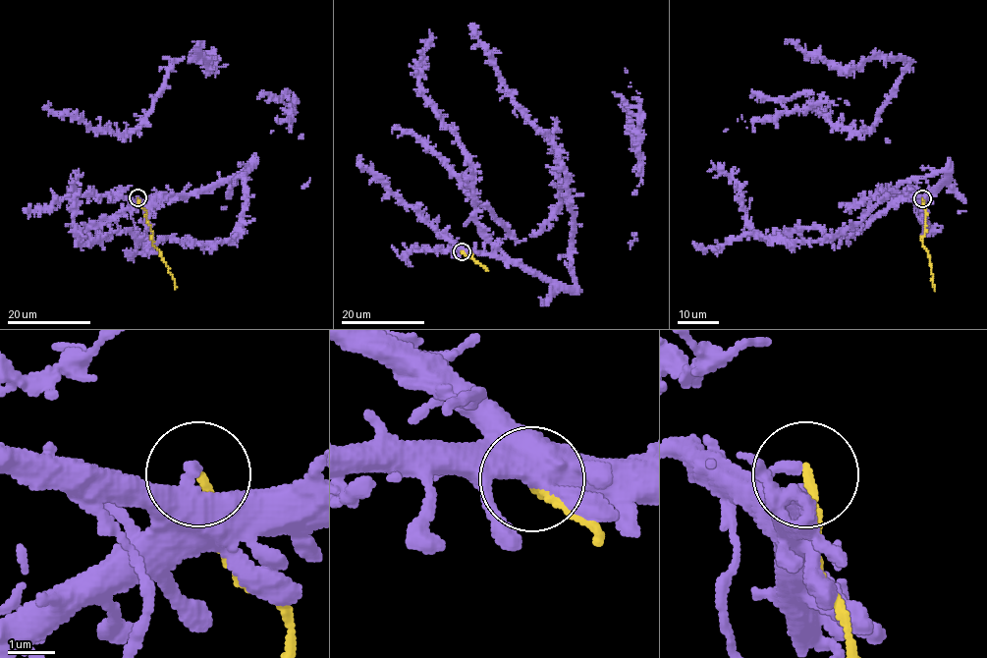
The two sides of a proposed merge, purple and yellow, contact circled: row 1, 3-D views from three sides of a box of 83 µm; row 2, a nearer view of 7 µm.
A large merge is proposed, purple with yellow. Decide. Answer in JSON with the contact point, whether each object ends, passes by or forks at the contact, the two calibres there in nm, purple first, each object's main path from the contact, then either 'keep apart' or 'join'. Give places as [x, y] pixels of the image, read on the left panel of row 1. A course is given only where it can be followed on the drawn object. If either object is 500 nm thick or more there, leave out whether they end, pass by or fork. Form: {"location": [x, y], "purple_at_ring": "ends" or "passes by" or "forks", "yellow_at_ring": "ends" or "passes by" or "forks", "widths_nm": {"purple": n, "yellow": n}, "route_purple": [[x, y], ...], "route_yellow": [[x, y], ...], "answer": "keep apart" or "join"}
{"location": [137, 197], "purple_at_ring": "ends", "yellow_at_ring": "ends", "widths_nm": {"purple": 220, "yellow": 180}, "route_purple": [[137, 198], [205, 191], [250, 167], [239, 232], [228, 241], [165, 237], [147, 251], [129, 254], [131, 248]], "route_yellow": [[137, 198], [145, 210], [152, 245], [160, 251], [175, 289]], "answer": "keep apart"}

